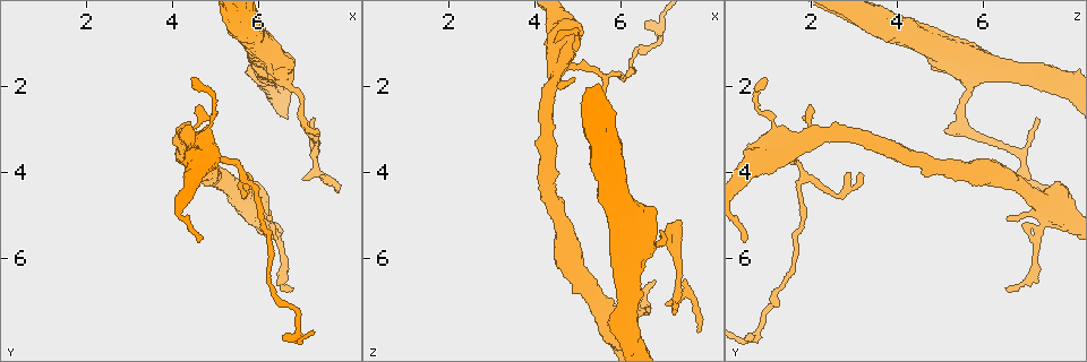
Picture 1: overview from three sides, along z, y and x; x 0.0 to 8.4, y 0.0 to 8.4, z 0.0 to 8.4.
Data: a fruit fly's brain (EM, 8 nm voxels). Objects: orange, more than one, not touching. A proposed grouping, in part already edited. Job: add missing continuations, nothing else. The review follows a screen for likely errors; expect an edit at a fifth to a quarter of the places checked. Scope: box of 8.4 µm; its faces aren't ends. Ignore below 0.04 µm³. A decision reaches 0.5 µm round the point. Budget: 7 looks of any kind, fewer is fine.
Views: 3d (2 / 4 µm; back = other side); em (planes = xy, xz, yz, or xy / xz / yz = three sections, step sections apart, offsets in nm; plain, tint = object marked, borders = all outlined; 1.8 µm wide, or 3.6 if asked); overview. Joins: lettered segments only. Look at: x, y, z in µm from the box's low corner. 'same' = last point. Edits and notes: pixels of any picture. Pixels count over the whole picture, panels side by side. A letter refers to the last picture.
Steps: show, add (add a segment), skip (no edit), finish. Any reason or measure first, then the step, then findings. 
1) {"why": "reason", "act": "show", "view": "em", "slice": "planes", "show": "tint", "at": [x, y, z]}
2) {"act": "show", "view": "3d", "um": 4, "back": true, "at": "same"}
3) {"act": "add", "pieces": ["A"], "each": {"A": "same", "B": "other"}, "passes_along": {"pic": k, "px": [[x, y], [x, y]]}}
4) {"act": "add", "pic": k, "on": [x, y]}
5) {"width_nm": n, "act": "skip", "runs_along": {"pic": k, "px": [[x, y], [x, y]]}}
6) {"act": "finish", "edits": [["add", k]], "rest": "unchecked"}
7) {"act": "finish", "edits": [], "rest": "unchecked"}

{"why": "thin end", "act": "show", "view": "3d", "um": 4, "back": true, "at": [7.80, 4.40, 7.75]}

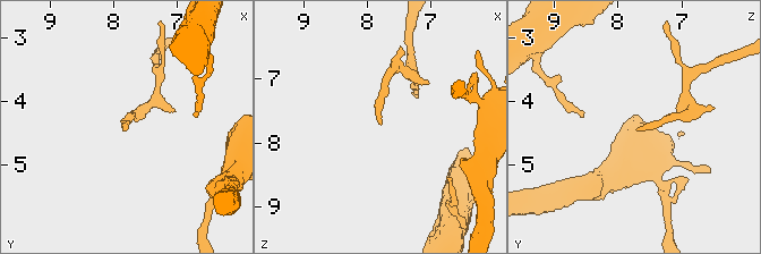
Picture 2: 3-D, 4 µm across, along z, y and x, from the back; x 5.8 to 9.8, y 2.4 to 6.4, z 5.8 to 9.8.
{"why": "need the tissue", "act": "show", "view": "em", "slice": "xz", "step": 16, "show": "tint", "at": [7.80, 4.45, 7.70]}

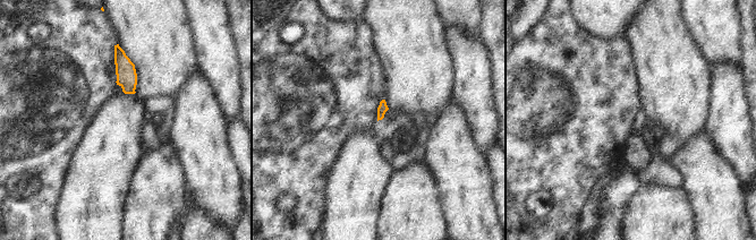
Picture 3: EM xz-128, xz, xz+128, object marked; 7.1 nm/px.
{"why": "cut it another way", "act": "show", "view": "em", "slice": "yz", "step": 8, "show": "borders", "at": "same"}

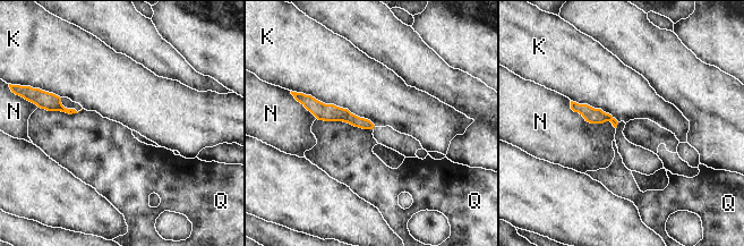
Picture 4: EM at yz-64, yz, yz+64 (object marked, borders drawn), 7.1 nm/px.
{"act": "skip", "each": {"K": "other", "N": "other", "Q": "other"}, "border": {"pic": 4, "px": [[317, 118], [347, 121], [373, 129]]}, "found": "no lettered segment goes on from it"}

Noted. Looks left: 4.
{"why": "free end", "act": "show", "view": "em", "um": 3.6, "slice": "xy", "step": 8, "show": "borders", "at": [7.40, 3.00, 5.10]}

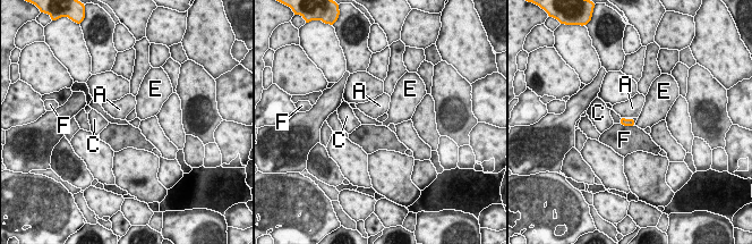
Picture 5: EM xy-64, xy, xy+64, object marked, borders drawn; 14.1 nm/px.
{"why": "another direction", "act": "show", "view": "em", "um": 3.6, "slice": "planes", "show": "borders", "at": "same"}

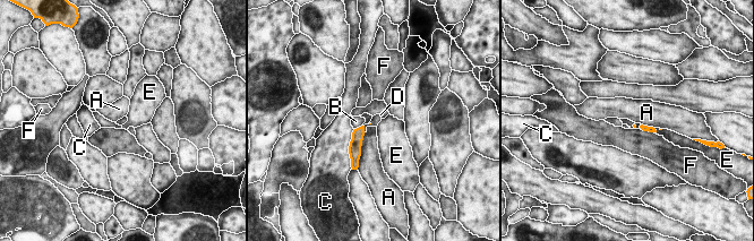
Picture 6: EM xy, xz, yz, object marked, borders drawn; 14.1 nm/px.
{"act": "add", "pic": 6, "on": [376, 119], "each": {"A": "other", "B": "other", "C": "other", "D": "same", "E": "other", "F": "other"}, "passes_along": {"pic": 6, "px": [[358, 134], [363, 129], [376, 119]]}, "found": "it goes on there"}

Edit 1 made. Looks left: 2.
{"act": "finish", "edits": [["add", 6]], "rest": "unchecked"}

